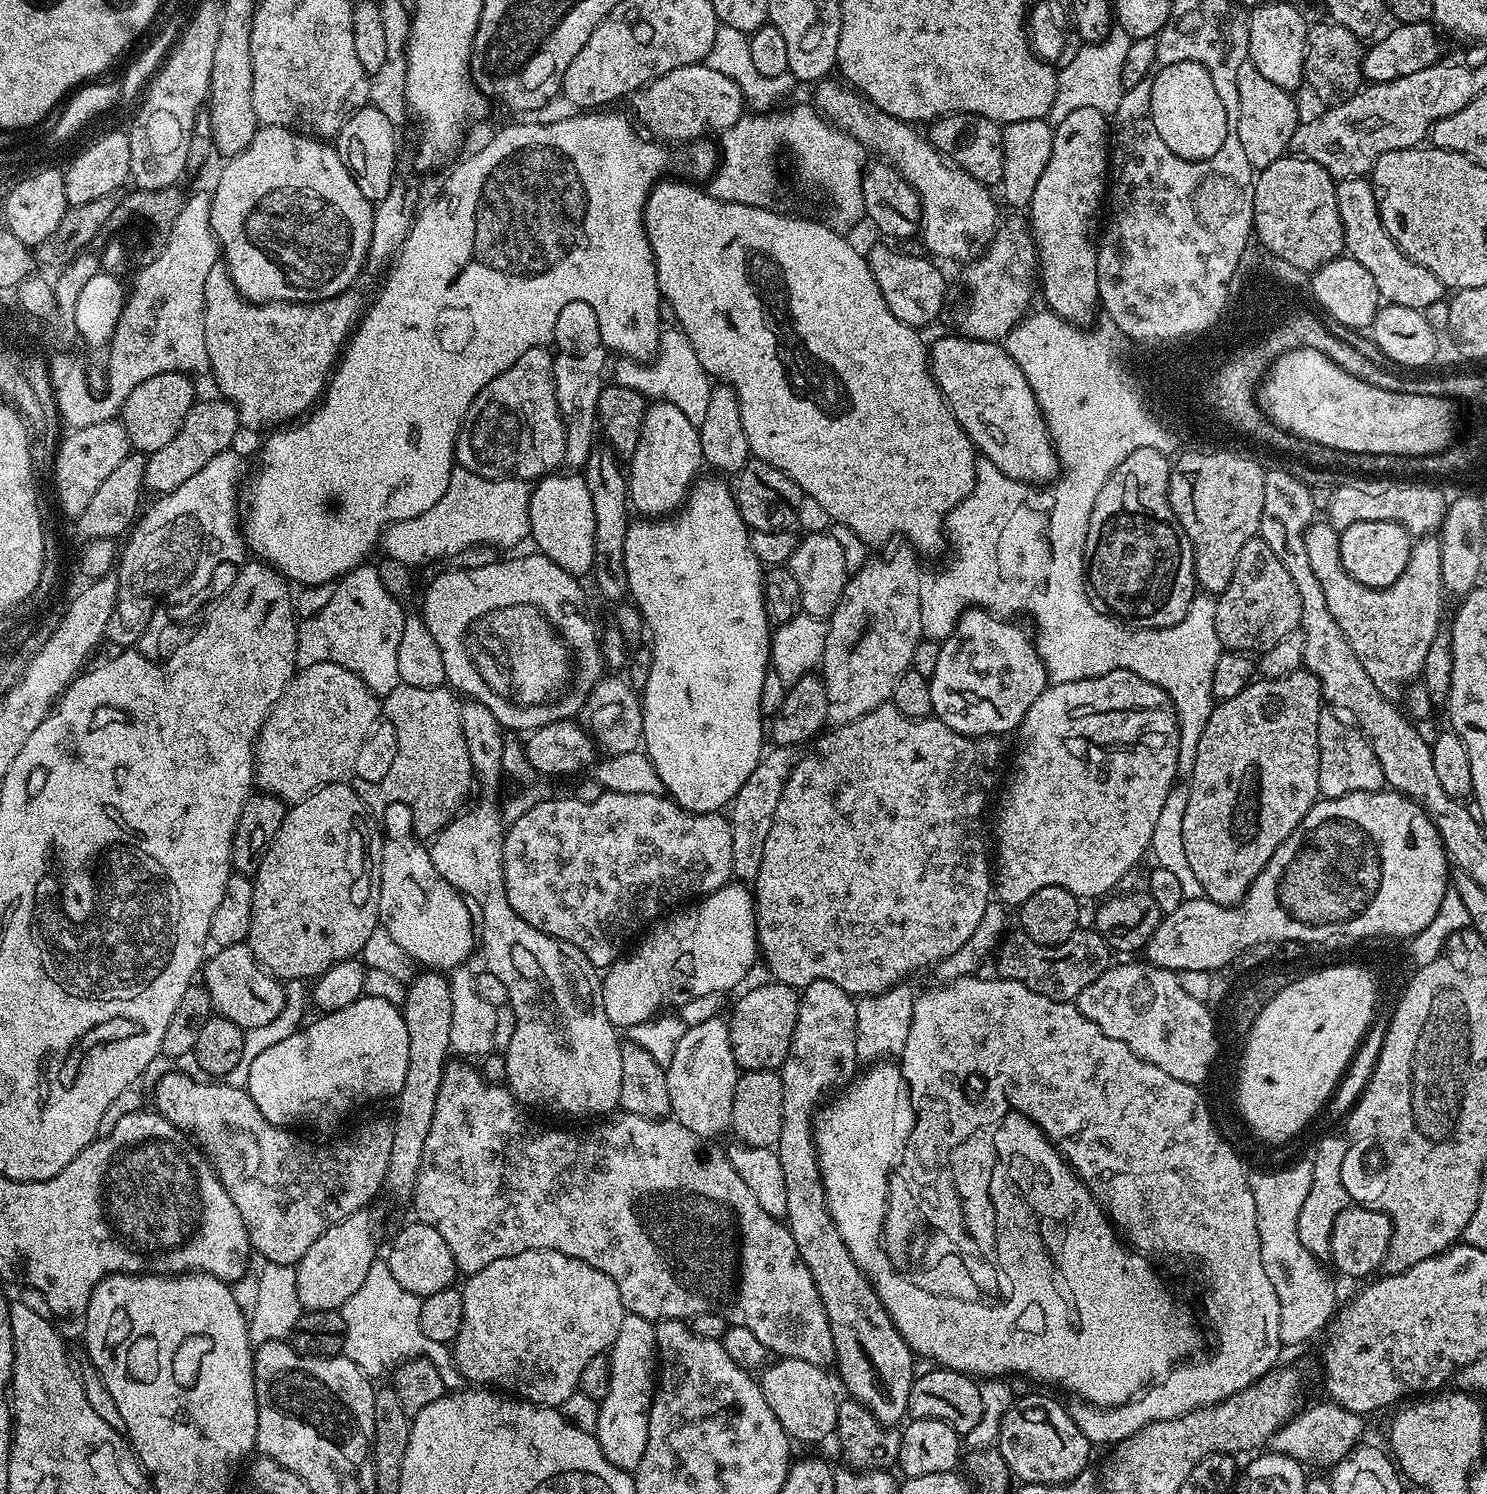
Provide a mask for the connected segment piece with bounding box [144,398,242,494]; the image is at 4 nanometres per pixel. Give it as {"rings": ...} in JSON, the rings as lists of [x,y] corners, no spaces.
{"rings":[[[223,398],[215,399],[201,399],[193,404],[192,409],[186,414],[184,424],[178,430],[178,434],[174,438],[170,438],[170,442],[166,442],[166,446],[162,446],[162,450],[147,453],[148,461],[144,467],[144,486],[149,493],[151,491],[156,492],[155,494],[173,492],[175,488],[182,486],[182,482],[186,482],[186,478],[198,474],[198,470],[202,470],[202,466],[206,462],[210,462],[210,458],[214,458],[219,452],[227,452],[233,447],[232,439],[235,438],[236,431],[241,431],[242,428],[240,416],[233,404],[229,404]]]}

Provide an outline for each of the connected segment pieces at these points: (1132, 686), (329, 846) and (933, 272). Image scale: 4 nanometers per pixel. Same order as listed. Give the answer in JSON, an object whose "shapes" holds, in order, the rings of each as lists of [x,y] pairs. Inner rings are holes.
{"shapes":[[[[1125,668],[1085,680],[1052,684],[1044,689],[1042,695],[1034,702],[1034,706],[1030,706],[1030,710],[1026,710],[1026,718],[1022,718],[1016,738],[1016,757],[1013,760],[1011,757],[1010,760],[1012,773],[1009,776],[1007,773],[1006,783],[1003,785],[1002,795],[999,797],[999,800],[1001,799],[1000,813],[996,816],[994,892],[999,903],[1005,906],[1022,905],[1026,902],[1026,898],[1030,898],[1030,894],[1034,894],[1046,886],[1062,886],[1073,892],[1078,898],[1085,898],[1084,896],[1107,897],[1113,891],[1111,888],[1135,866],[1140,855],[1149,851],[1149,844],[1163,803],[1166,802],[1168,791],[1178,780],[1180,722],[1176,719],[1176,708],[1172,704],[1172,699],[1154,682],[1146,682],[1146,678]]],[[[348,782],[328,784],[325,788],[319,788],[317,792],[311,792],[304,800],[299,800],[285,811],[282,822],[262,858],[258,870],[254,873],[252,880],[254,896],[246,941],[249,950],[254,954],[254,958],[269,976],[275,976],[281,982],[308,979],[311,981],[330,970],[336,963],[361,955],[366,942],[369,941],[370,936],[380,924],[380,845],[382,836],[378,831],[377,821],[375,824],[371,815],[373,816],[373,813],[368,805],[360,799],[355,787]]],[[[884,244],[867,249],[866,259],[874,274],[874,282],[878,282],[878,290],[882,290],[882,298],[886,298],[886,306],[890,306],[890,314],[894,314],[894,318],[920,330],[923,324],[930,323],[943,310],[944,276],[931,264],[931,259],[928,261],[920,256],[907,256]]]]}

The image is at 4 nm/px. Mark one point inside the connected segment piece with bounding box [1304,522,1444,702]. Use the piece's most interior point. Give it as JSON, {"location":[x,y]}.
{"location":[1390,629]}

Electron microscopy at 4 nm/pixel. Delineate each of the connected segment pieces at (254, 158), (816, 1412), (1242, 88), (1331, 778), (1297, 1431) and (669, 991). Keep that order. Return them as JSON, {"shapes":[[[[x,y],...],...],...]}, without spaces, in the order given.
{"shapes":[[[[264,126],[257,131],[256,137],[238,155],[231,157],[228,164],[220,172],[216,180],[216,188],[212,192],[212,209],[210,210],[210,226],[212,235],[216,237],[222,249],[222,260],[232,276],[236,288],[246,300],[253,302],[267,302],[270,300],[291,300],[293,302],[311,302],[314,300],[327,300],[329,296],[336,296],[339,292],[349,291],[360,272],[360,267],[365,267],[368,259],[368,247],[372,241],[372,214],[373,201],[367,200],[358,190],[358,182],[346,170],[342,158],[335,147],[326,145],[319,139],[293,132],[291,128],[274,128]]],[[[780,1358],[769,1363],[763,1369],[758,1383],[764,1392],[766,1402],[780,1422],[788,1431],[793,1441],[808,1440],[812,1436],[812,1424],[820,1424],[824,1420],[824,1408],[835,1409],[838,1403],[838,1395],[832,1389],[828,1376],[823,1367],[811,1364],[805,1360]]],[[[1250,62],[1238,66],[1238,138],[1242,142],[1242,150],[1246,150],[1246,158],[1253,169],[1264,169],[1276,159],[1288,152],[1288,143],[1294,134],[1296,125],[1301,123],[1302,115],[1292,101],[1293,93],[1282,86],[1274,86],[1270,78],[1258,74],[1258,70]]],[[[1321,711],[1318,718],[1318,786],[1320,796],[1326,800],[1342,798],[1353,793],[1353,788],[1384,788],[1382,766],[1372,749],[1368,737],[1335,711]]],[[[1325,1400],[1307,1410],[1303,1409],[1269,1440],[1269,1449],[1277,1455],[1294,1457],[1303,1464],[1320,1462],[1334,1466],[1361,1441],[1365,1420],[1359,1413],[1347,1411],[1340,1404]]],[[[729,882],[717,892],[711,892],[709,896],[688,906],[693,908],[669,920],[661,919],[653,923],[650,928],[652,933],[632,953],[629,951],[621,955],[606,969],[600,986],[602,1006],[606,1006],[606,1018],[610,1018],[617,1029],[629,1030],[636,1024],[659,1017],[665,1010],[679,1009],[681,1005],[706,994],[727,993],[727,988],[736,988],[747,978],[748,971],[758,964],[758,945],[754,896],[744,888],[747,887],[743,883]]]]}

